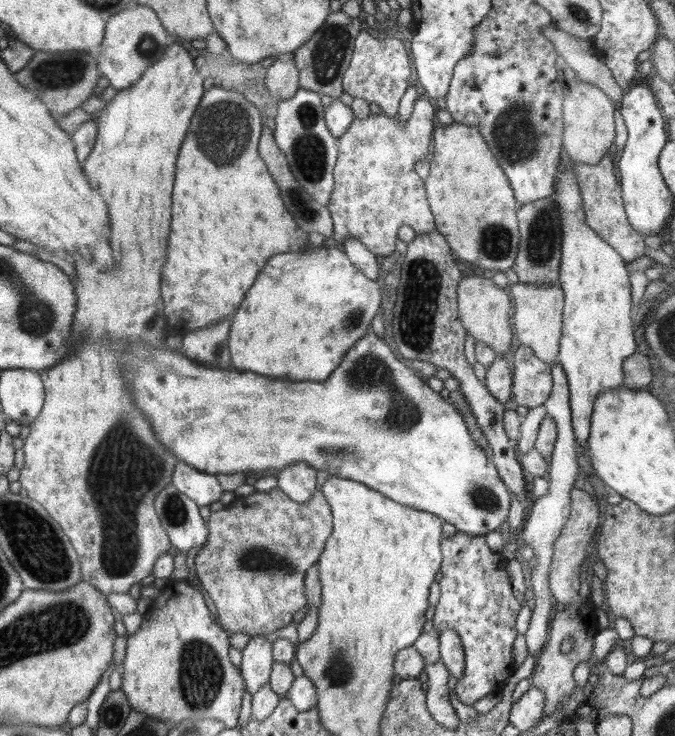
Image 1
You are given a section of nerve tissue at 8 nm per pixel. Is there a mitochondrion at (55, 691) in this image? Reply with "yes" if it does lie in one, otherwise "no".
no

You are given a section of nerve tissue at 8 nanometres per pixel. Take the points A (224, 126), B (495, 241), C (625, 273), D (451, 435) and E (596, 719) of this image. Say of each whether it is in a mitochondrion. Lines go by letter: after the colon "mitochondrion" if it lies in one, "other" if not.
A: mitochondrion
B: mitochondrion
C: other
D: other
E: other

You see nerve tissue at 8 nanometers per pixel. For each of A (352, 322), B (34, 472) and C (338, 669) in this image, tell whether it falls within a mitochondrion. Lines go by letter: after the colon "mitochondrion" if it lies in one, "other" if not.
A: mitochondrion
B: other
C: mitochondrion

